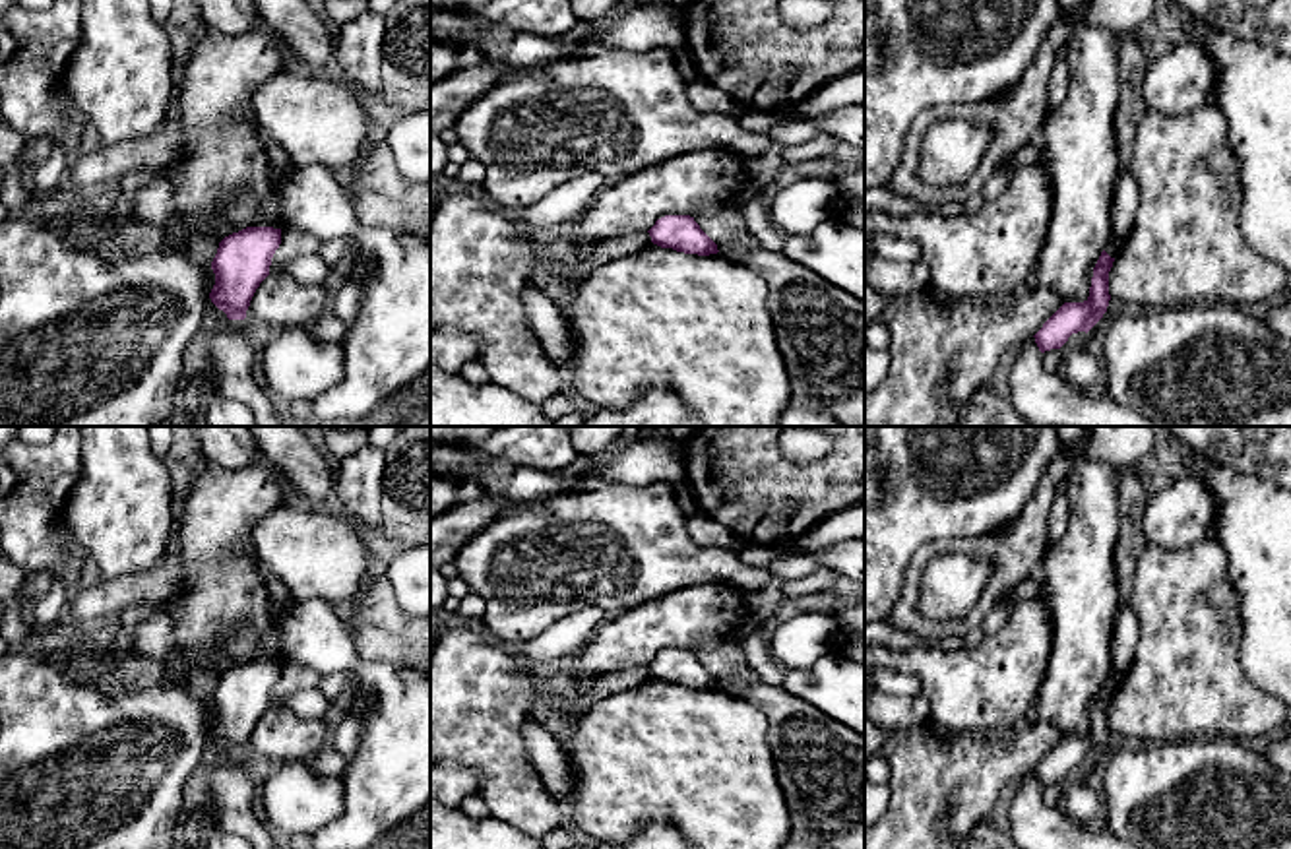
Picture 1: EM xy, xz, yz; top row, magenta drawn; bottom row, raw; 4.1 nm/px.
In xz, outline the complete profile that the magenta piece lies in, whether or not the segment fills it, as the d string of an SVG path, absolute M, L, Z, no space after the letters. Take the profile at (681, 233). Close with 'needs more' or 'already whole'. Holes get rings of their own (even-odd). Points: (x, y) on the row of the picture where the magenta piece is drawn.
M665 215L647 231L651 242L684 254L717 254L717 244L700 229L690 215Z; already whole

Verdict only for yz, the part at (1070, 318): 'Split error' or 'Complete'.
Complete

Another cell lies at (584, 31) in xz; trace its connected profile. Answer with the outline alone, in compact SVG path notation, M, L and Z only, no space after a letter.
M580 21L568 35L558 37L556 41L566 48L568 56L576 56L576 54L582 54L582 48L587 43L593 43L599 29L601 29L601 23Z

